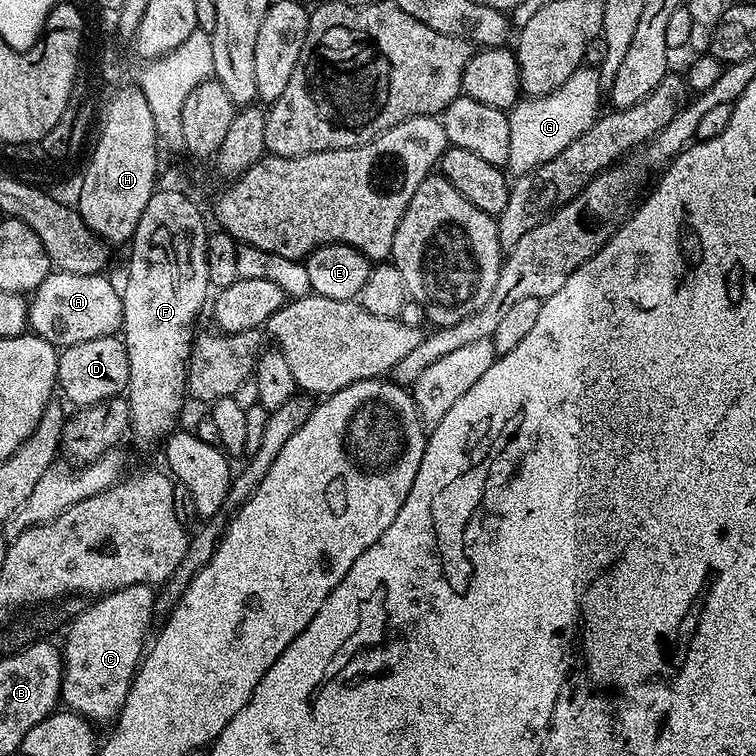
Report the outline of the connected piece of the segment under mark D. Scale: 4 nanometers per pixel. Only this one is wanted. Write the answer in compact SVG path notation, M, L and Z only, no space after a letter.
M119 335L90 338L90 342L78 342L59 353L56 382L59 391L64 391L72 406L87 406L106 398L121 395L127 389L130 378L130 358Z

